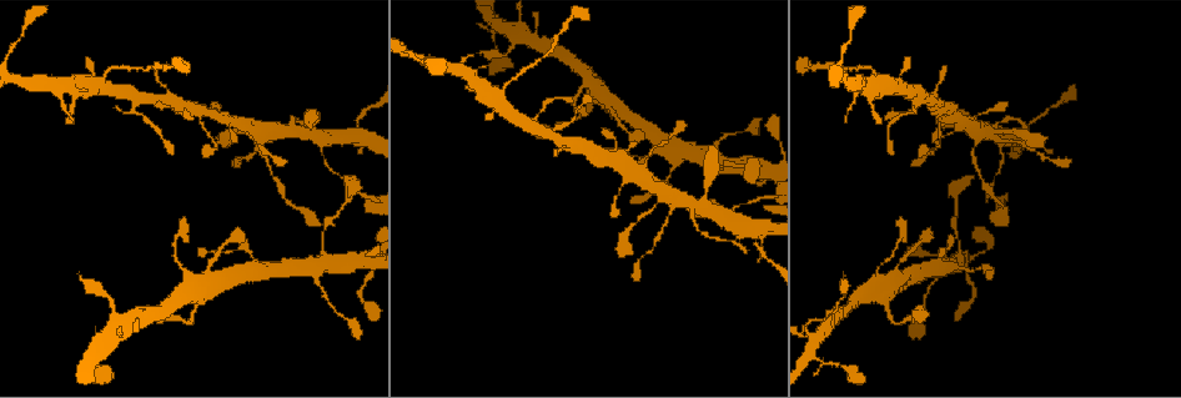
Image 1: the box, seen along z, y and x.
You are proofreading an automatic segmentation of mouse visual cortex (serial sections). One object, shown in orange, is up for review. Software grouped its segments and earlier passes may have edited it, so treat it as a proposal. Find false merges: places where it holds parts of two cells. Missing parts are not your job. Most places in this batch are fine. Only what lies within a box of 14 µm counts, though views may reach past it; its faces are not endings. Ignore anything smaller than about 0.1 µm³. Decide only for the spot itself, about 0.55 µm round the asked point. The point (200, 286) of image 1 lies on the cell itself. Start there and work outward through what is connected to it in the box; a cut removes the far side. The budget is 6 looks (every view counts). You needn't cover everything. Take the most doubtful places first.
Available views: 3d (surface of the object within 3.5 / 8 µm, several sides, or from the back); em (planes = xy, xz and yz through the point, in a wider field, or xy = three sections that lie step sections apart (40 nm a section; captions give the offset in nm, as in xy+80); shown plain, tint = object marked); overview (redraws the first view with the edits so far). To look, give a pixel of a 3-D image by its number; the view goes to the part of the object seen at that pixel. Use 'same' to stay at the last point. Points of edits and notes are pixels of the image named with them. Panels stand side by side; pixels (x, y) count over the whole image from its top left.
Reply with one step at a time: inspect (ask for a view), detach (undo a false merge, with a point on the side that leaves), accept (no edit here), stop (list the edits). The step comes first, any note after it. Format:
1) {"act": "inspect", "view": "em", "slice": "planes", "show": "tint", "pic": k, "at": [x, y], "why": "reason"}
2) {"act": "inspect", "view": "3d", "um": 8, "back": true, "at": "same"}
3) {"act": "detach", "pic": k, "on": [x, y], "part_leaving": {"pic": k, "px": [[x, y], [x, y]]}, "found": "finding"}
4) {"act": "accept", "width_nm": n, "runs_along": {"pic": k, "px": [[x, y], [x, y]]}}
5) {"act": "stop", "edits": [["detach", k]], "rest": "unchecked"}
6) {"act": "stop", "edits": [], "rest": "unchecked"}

{"act": "inspect", "view": "3d", "um": 8, "pic": 1, "at": [128, 325], "why": "sudden change in width"}

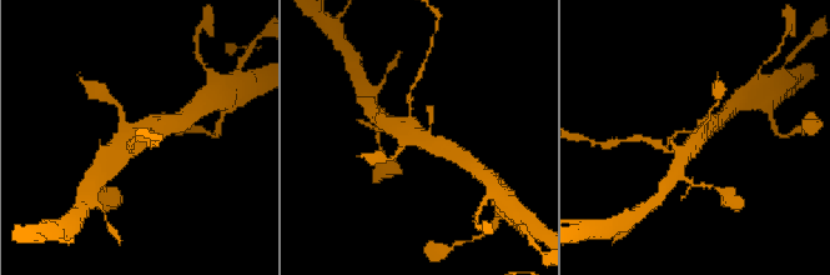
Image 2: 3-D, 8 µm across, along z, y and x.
{"act": "inspect", "view": "3d", "um": 3.5, "pic": 2, "at": [700, 138]}

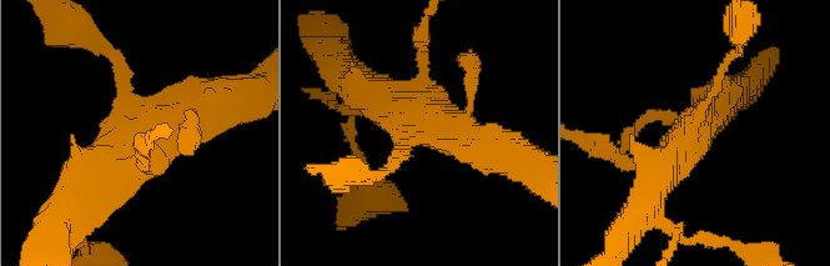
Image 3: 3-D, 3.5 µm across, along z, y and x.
{"act": "inspect", "view": "em", "slice": "xy", "step": 1, "show": "tint", "pic": 3, "at": [437, 126]}

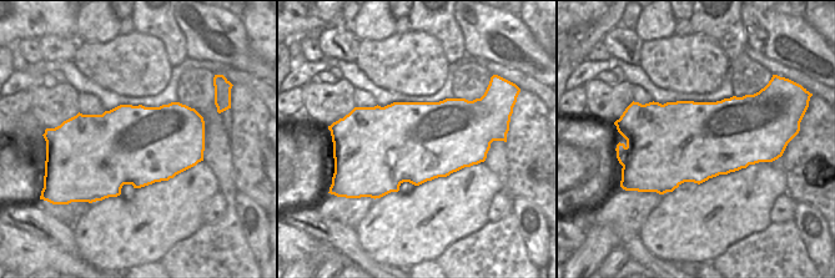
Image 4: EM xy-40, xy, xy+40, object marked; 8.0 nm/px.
{"act": "accept", "runs_along": {"pic": 3, "px": [[232, 99], [132, 141], [94, 172]]}, "found": "continuous, no second cell"}

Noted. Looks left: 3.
{"act": "inspect", "view": "3d", "um": 3.5, "pic": 1, "at": [960, 256], "why": "small branch off a trunk"}

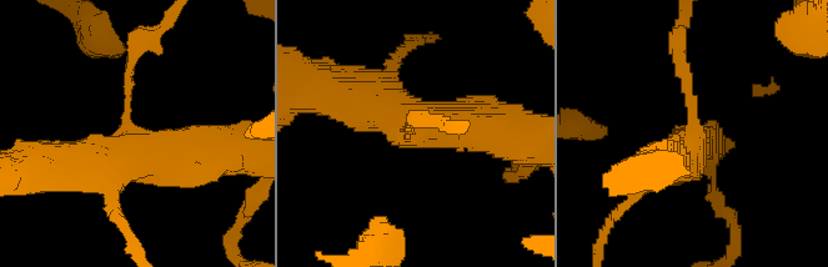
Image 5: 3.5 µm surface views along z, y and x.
{"act": "accept", "runs_along": {"pic": 5, "px": [[332, 99], [412, 125], [501, 127]]}, "found": "one cell here"}

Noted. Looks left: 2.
{"act": "inspect", "view": "3d", "um": 3.5, "pic": 1, "at": [917, 310], "why": "thick turns thin"}

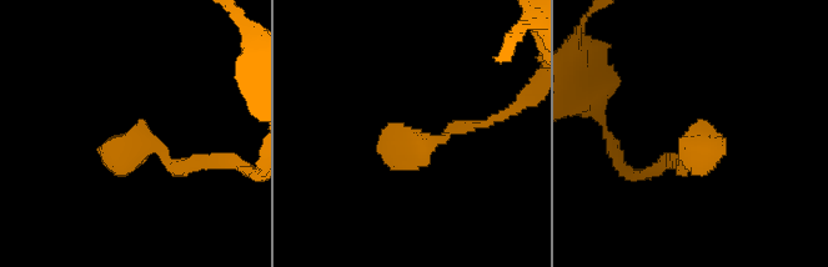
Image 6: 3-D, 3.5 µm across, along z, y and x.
{"act": "inspect", "view": "em", "slice": "xy", "step": 3, "show": "tint", "pic": 6, "at": [153, 143]}

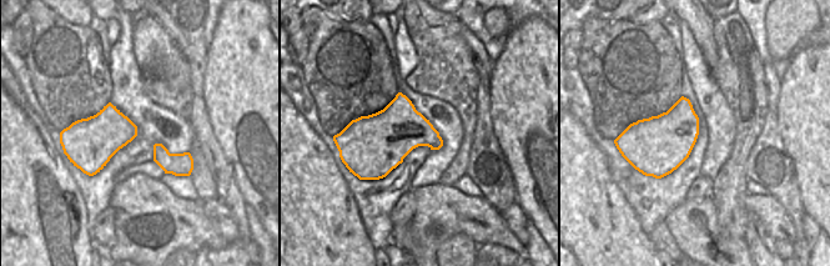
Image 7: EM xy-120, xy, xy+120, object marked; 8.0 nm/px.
{"act": "accept", "runs_along": {"pic": 6, "px": [[224, 162], [98, 147]]}, "found": "continuous, no second cell"}

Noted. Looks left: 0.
{"act": "stop", "edits": [], "rest": "unchecked"}

